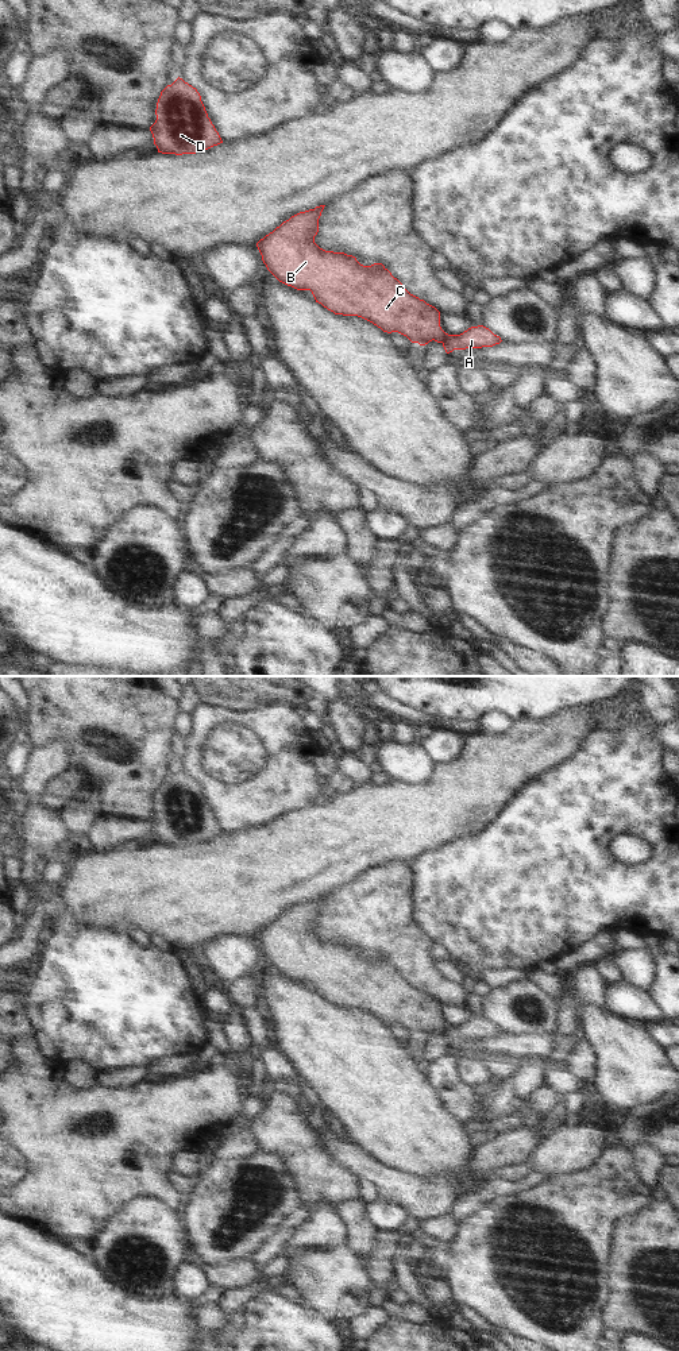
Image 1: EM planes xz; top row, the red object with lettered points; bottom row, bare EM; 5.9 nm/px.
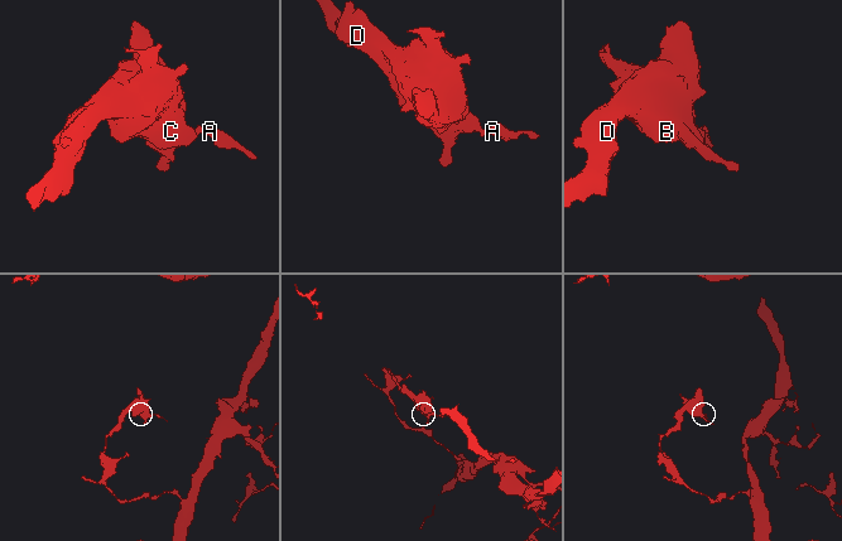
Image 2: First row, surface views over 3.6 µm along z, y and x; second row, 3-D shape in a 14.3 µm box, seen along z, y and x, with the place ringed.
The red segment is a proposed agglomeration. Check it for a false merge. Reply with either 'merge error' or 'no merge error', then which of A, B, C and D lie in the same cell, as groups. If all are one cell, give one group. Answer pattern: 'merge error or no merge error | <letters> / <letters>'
merge error | A / B C D

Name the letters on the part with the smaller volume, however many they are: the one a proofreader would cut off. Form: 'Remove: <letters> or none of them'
Remove: A

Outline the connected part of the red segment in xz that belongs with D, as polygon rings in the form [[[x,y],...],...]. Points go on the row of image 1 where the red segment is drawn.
[[[177,78],[157,103],[157,120],[150,127],[162,154],[196,154],[223,143],[196,88]]]

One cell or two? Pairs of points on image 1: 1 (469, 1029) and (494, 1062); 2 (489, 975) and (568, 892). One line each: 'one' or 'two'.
1: two
2: two

